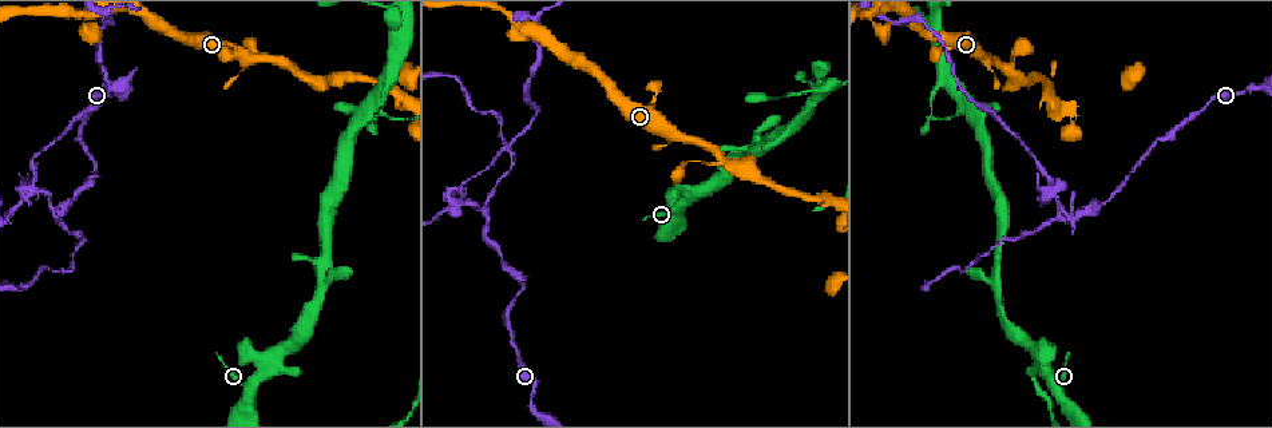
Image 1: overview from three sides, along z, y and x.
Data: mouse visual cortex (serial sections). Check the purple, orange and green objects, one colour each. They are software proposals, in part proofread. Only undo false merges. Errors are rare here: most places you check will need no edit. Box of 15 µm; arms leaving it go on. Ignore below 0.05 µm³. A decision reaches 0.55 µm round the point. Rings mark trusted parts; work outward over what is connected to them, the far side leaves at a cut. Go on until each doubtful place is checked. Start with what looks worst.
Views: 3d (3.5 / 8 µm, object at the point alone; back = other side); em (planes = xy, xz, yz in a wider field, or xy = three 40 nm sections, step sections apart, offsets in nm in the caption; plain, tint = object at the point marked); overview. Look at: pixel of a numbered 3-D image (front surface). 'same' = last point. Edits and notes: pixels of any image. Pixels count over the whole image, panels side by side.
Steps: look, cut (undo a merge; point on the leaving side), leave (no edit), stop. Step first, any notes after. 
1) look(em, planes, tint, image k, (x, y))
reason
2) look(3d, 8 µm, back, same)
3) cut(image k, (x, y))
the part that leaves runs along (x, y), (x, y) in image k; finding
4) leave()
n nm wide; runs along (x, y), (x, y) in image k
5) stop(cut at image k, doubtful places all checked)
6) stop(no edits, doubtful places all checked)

look(3d, 3.5 µm, image 1, (1064, 219))
side arm on a straight run

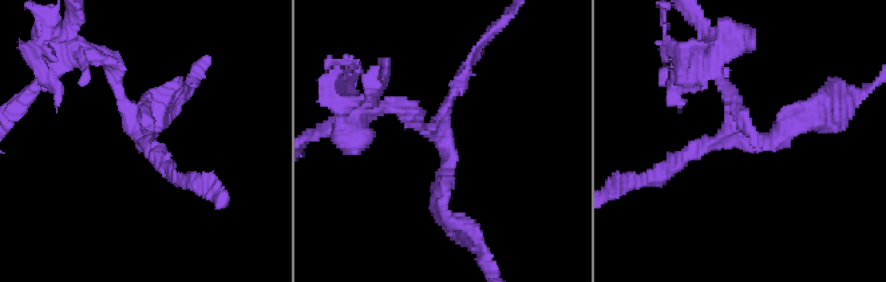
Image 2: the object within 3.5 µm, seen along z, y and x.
look(em, xy, step 2, tint, image 2, (736, 138))
3 arms; arms of 100, 200, 200 nm

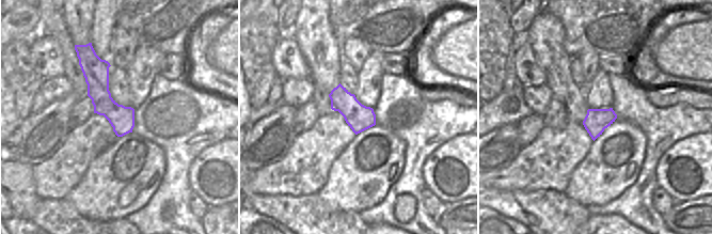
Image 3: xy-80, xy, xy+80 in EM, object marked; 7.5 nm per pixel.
leave()
200 nm wide; runs along (809, 112), (778, 140), (736, 136), (714, 59) in image 2; all the same cell

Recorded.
look(3d, 3.5 µm, image 1, (1054, 187))
three-way junction

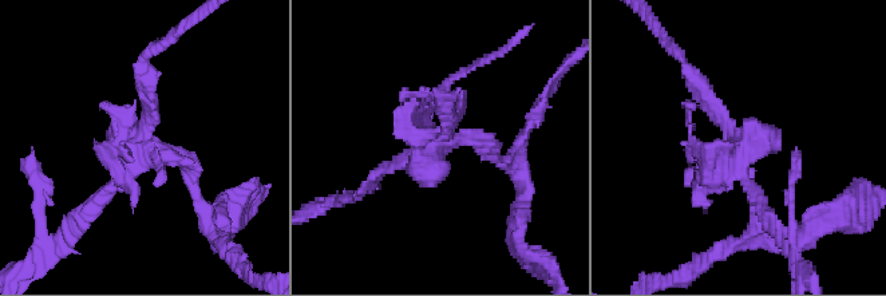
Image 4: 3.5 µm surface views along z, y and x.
look(em, planes, tint, image 4, (150, 146))
now the EM

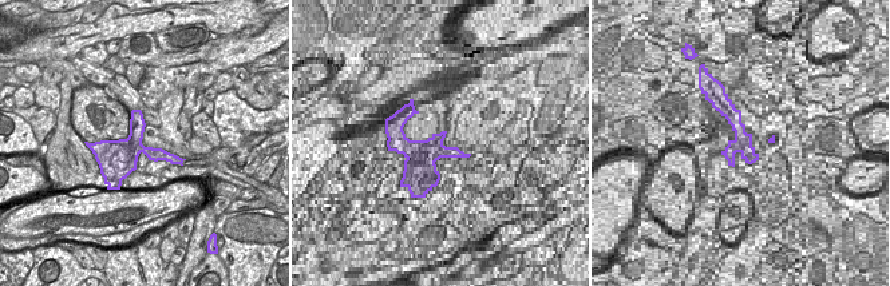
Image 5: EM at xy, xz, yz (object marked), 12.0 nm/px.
look(em, xy, step 1, tint, same)
another direction

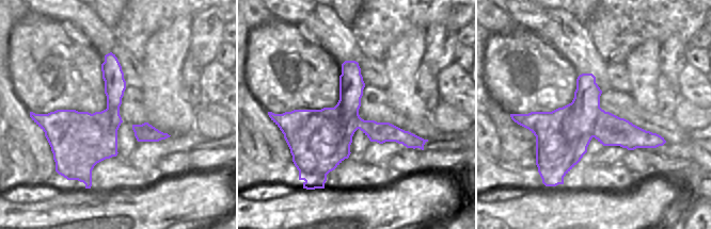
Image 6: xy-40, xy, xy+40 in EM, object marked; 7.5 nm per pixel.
cut(image 4, (126, 184))
a second cell is stuck on

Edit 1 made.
look(em, xy, step 5, tint, image 1, (70, 272))
sharp bend

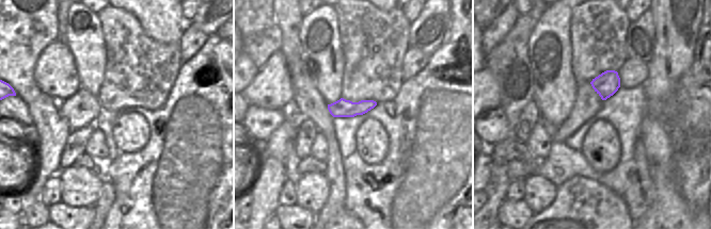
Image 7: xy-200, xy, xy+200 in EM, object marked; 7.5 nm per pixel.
look(3d, 3.5 µm, same)

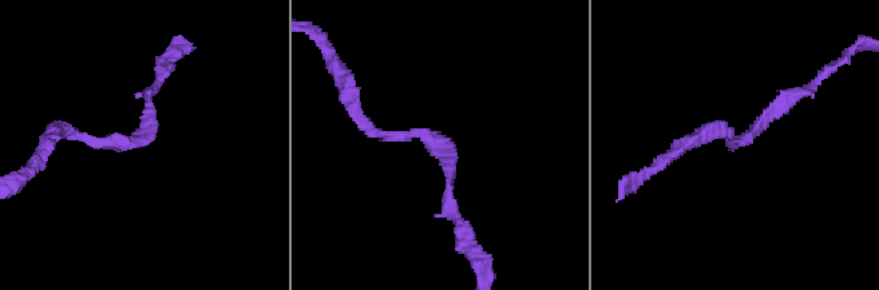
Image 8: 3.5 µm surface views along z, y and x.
leave()
140 nm wide; runs along (454, 218), (442, 147), (363, 126) in image 8; continuous, no second cell

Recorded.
stop(cut at image 4, doubtful places all checked)

